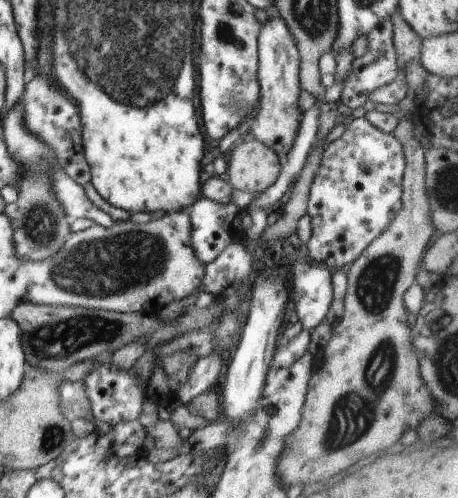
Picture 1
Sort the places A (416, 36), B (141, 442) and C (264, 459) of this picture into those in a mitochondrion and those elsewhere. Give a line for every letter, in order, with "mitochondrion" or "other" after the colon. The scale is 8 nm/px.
A: other
B: other
C: other

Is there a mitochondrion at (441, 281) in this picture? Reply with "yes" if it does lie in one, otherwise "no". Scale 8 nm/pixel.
no

